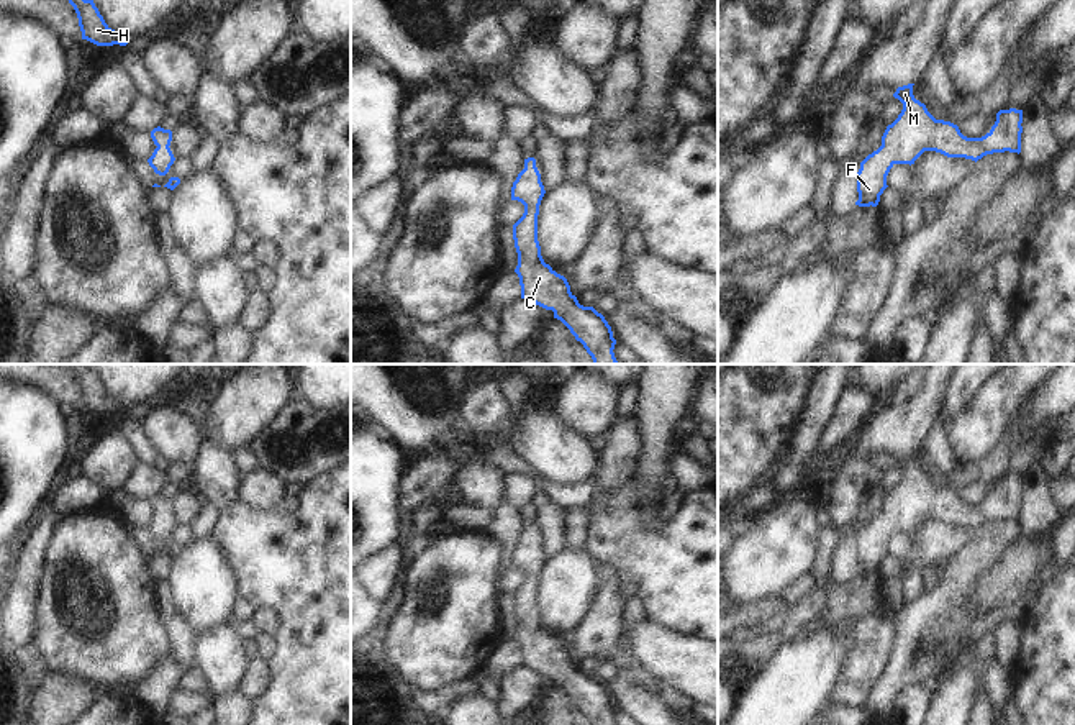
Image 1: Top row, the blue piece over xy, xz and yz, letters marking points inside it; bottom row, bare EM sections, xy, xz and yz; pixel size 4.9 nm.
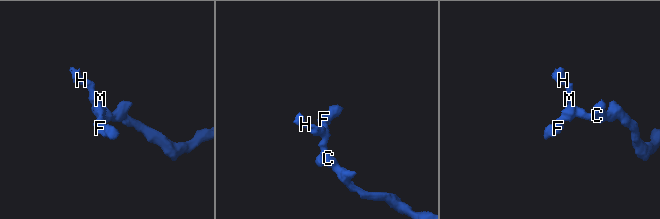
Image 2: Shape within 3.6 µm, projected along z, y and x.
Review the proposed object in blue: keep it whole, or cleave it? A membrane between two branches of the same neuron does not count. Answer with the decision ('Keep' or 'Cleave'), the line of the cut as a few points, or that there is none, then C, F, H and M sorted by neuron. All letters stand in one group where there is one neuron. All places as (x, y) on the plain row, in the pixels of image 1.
Keep. No split. Groups: C F H M.

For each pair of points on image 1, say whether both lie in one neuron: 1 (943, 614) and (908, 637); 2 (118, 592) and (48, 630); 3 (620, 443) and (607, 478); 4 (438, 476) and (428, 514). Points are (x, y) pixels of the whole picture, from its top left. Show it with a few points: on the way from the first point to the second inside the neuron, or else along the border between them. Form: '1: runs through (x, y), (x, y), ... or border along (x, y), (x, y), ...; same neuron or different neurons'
1: runs through (934, 622), (916, 637); same neuron
2: runs through (117, 617), (97, 642), (86, 643), (72, 632); same neuron
3: runs through (620, 451), (613, 469); same neuron
4: border along (438, 501), (423, 501), (412, 510); different neurons

